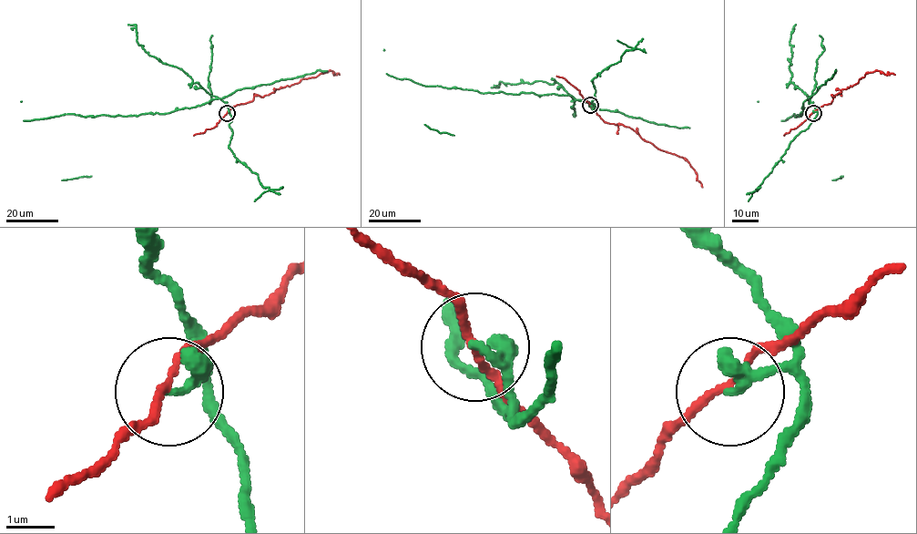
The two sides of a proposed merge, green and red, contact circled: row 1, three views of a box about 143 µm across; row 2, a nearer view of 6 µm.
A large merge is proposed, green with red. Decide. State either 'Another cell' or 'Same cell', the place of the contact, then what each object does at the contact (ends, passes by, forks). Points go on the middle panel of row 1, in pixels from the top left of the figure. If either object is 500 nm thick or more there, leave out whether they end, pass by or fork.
Another cell. Place: (590, 105). At the ring green passes by. At the ring red passes by

